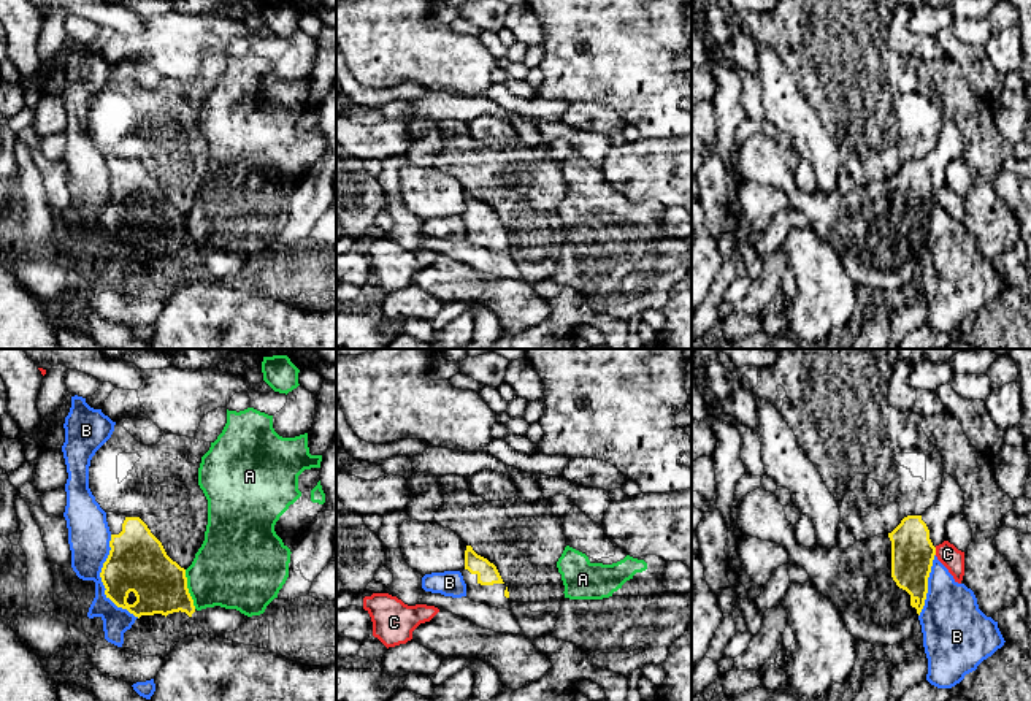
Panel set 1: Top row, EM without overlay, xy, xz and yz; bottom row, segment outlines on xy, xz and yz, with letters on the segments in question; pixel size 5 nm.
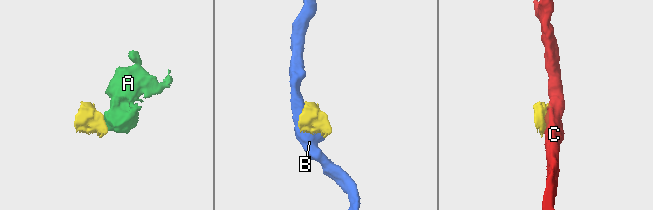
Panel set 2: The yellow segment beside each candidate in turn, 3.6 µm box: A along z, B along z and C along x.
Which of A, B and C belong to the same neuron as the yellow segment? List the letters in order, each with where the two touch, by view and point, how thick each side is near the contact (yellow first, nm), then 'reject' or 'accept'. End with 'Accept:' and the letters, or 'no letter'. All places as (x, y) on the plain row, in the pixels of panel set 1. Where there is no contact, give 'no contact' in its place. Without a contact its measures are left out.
A: meets yellow in xy at (187, 233); 280 nm thick on the yellow side, 400 nm on the other; reject
B: meets yellow in xy at (102, 226); 300 nm thick on the yellow side, 220 nm on the other; reject
C: meets yellow in yz at (935, 195); 220 nm thick on the yellow side, 110 nm on the other; reject
Accept: no letter

